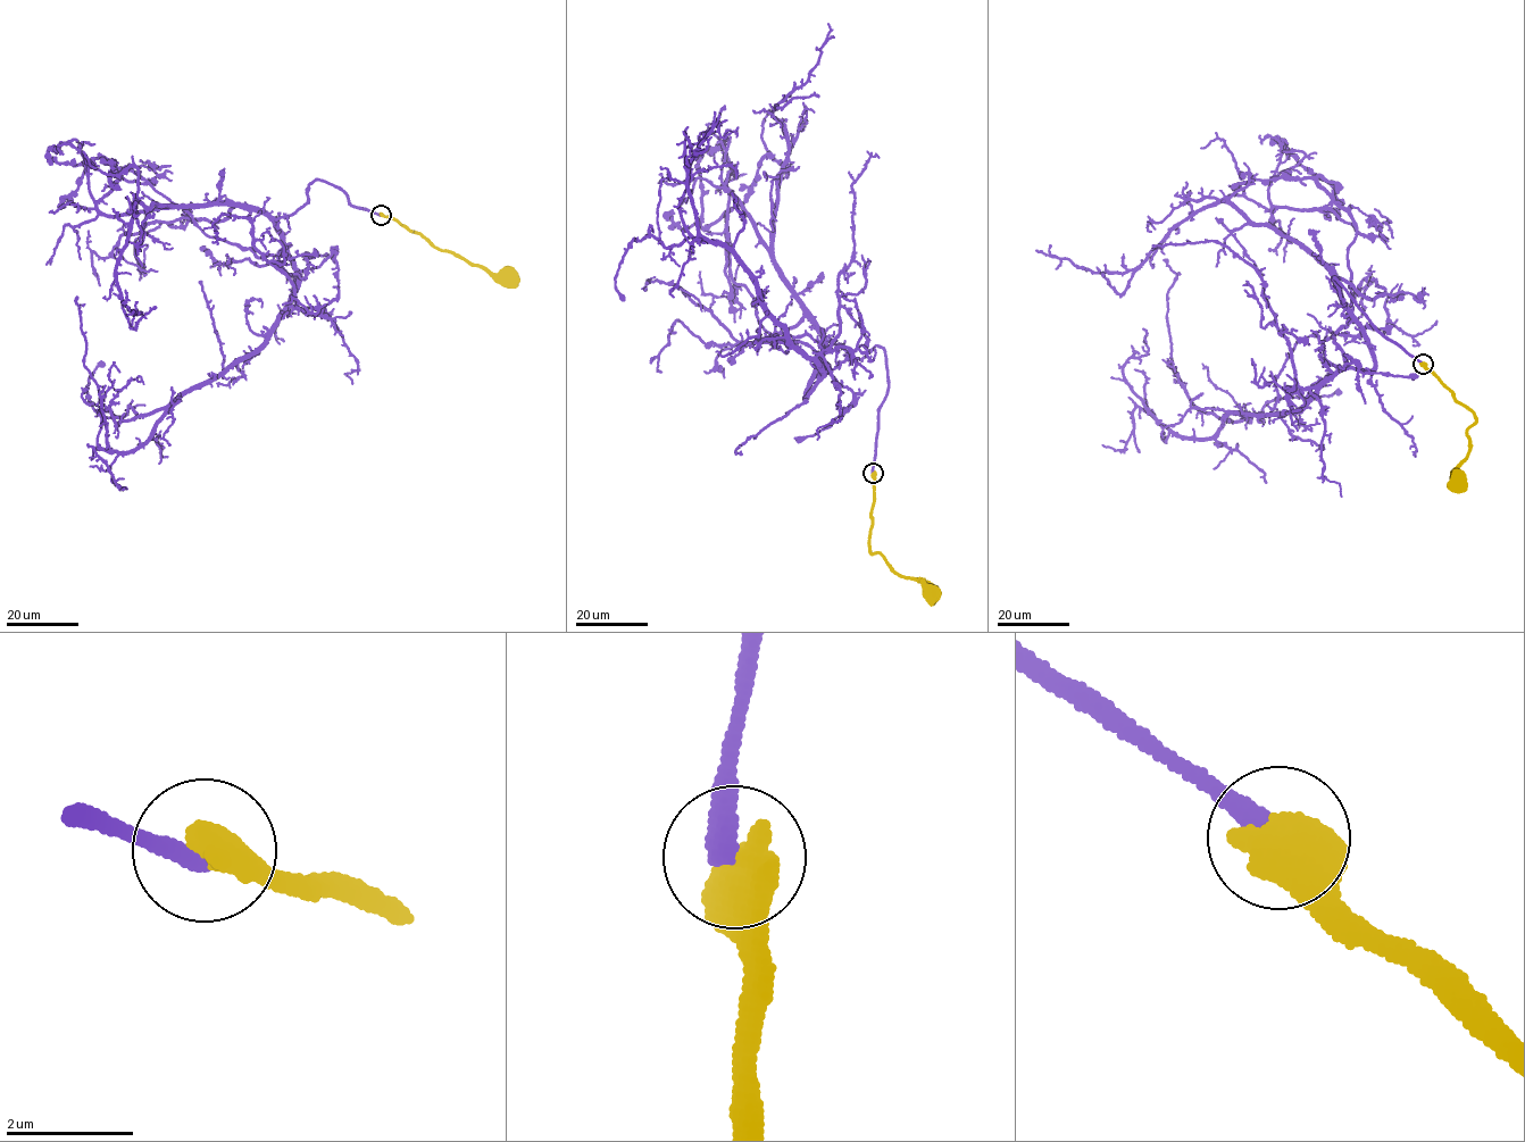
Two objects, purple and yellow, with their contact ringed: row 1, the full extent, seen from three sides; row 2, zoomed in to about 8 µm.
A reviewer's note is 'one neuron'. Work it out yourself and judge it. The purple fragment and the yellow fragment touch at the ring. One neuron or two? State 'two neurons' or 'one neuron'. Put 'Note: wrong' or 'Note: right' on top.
Note: wrong
two neurons

